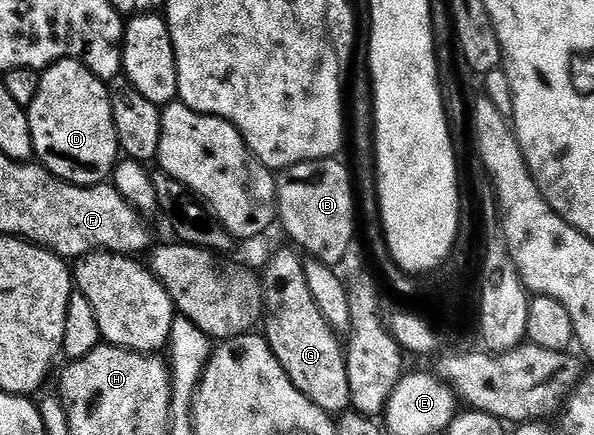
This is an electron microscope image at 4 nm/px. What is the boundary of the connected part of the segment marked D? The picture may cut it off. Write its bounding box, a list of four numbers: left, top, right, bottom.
[27,60,119,184]

